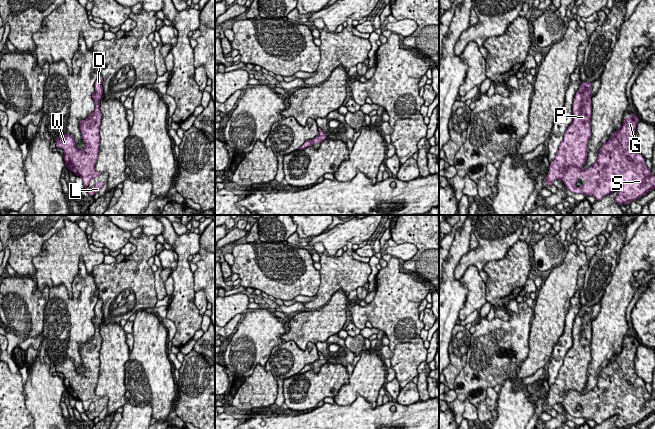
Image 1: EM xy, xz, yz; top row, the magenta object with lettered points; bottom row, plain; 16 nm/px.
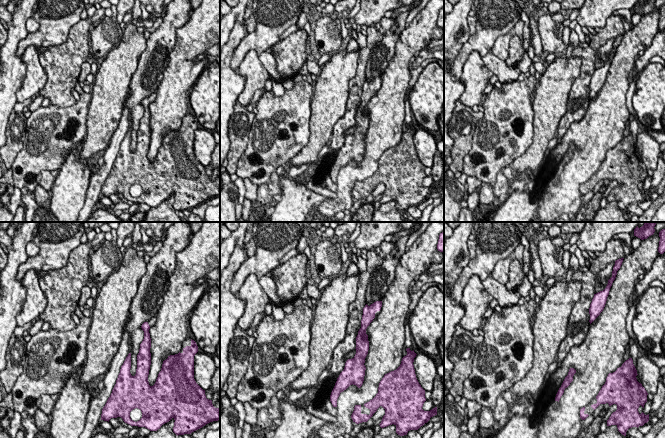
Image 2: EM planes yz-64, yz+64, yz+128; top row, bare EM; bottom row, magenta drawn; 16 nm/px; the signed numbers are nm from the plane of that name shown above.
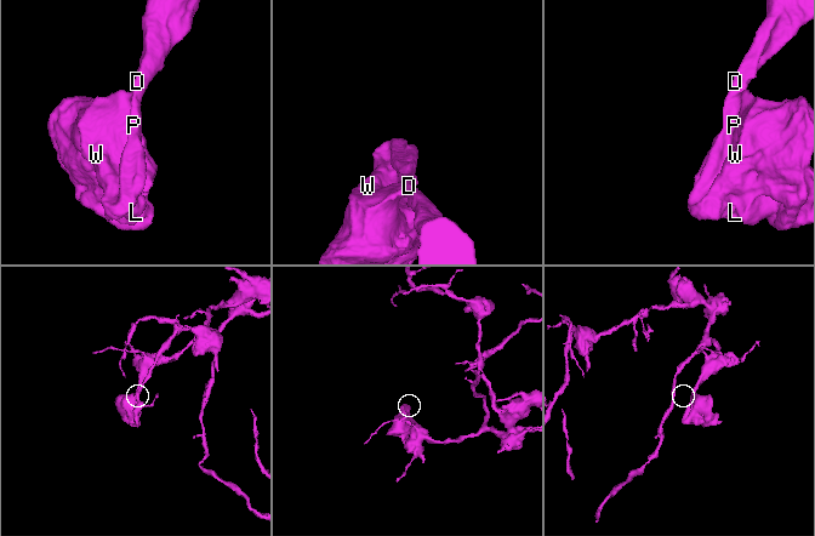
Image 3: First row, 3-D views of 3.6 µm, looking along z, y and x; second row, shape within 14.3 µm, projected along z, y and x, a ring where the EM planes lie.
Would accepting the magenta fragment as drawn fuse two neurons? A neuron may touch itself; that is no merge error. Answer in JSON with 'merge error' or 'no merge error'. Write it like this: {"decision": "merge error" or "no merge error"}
{"decision": "no merge error"}

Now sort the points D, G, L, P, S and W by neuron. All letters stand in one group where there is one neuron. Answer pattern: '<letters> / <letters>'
D G L P S W

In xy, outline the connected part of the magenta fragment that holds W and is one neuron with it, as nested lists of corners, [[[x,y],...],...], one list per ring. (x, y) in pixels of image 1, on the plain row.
[[[98,300],[95,306],[95,316],[92,319],[95,333],[86,344],[80,345],[80,354],[85,367],[83,374],[77,372],[72,359],[64,359],[55,365],[56,371],[64,375],[65,391],[75,399],[82,402],[85,413],[90,420],[99,417],[103,406],[97,407],[93,412],[87,413],[90,405],[97,402],[101,397],[97,396],[95,389],[98,383],[100,369],[100,348],[102,337],[100,335],[100,324],[103,318],[103,301]]]

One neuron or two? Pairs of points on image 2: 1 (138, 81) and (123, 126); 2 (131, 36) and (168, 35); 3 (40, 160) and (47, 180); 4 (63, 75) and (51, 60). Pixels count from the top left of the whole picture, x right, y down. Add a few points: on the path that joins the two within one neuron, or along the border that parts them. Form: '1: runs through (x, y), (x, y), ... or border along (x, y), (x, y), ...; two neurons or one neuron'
1: border along (123, 103), (128, 110), (130, 128); two neurons
2: border along (147, 40), (145, 50), (139, 56); two neurons
3: border along (50, 170), (41, 171), (39, 183); two neurons
4: runs through (62, 71), (55, 64); one neuron

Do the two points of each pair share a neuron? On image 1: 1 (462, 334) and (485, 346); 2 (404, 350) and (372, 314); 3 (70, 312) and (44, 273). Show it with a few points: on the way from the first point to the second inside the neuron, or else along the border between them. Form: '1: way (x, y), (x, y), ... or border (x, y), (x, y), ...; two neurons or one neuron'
1: border (472, 334), (465, 362); two neurons
2: way (397, 341), (393, 333), (381, 321); one neuron
3: border (75, 278), (71, 297), (62, 284), (49, 287); two neurons

